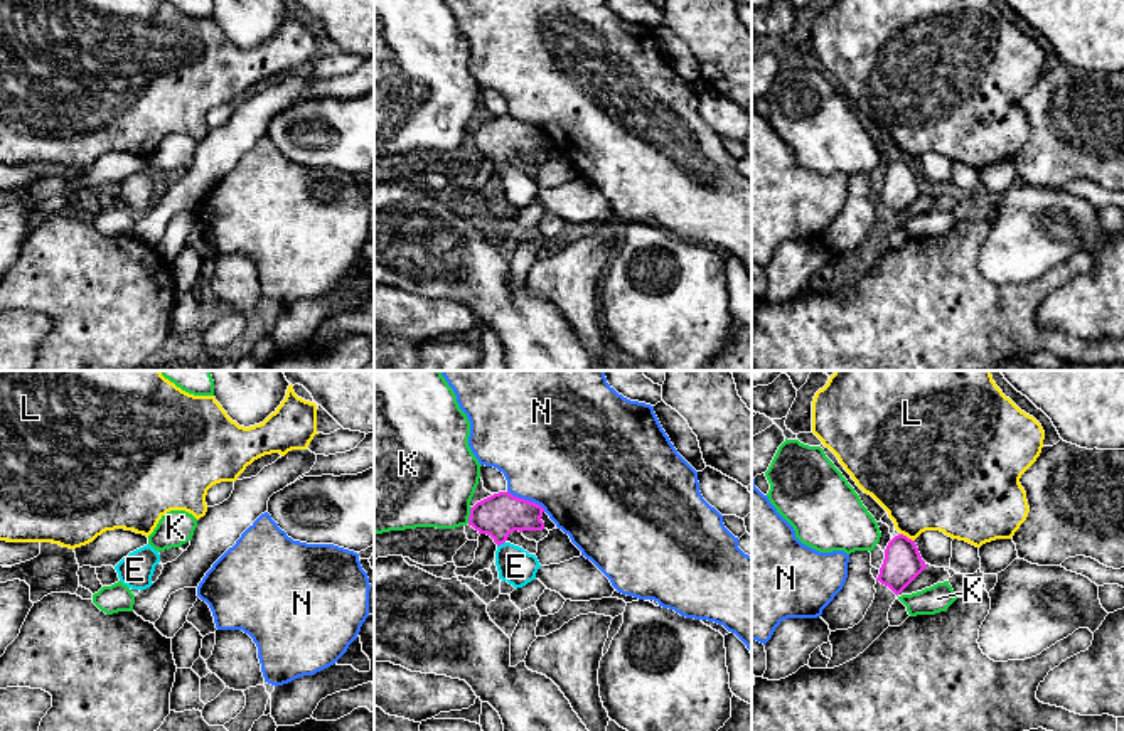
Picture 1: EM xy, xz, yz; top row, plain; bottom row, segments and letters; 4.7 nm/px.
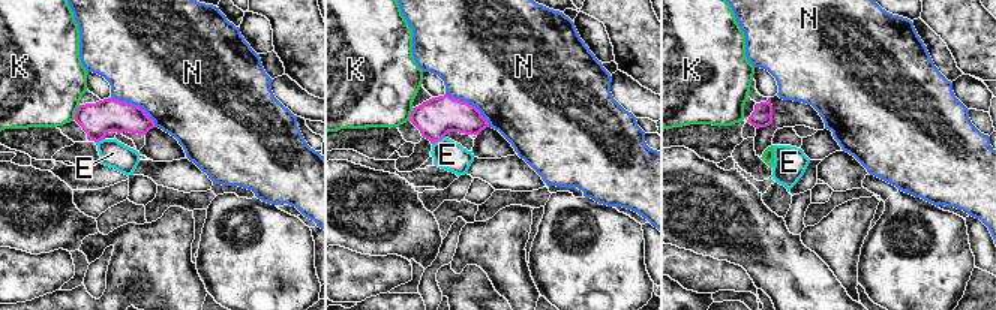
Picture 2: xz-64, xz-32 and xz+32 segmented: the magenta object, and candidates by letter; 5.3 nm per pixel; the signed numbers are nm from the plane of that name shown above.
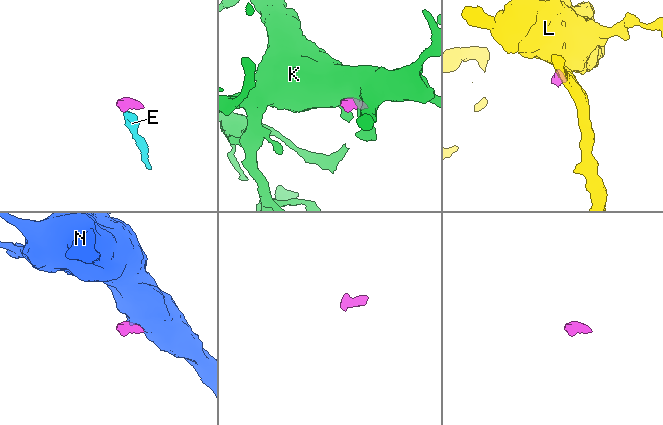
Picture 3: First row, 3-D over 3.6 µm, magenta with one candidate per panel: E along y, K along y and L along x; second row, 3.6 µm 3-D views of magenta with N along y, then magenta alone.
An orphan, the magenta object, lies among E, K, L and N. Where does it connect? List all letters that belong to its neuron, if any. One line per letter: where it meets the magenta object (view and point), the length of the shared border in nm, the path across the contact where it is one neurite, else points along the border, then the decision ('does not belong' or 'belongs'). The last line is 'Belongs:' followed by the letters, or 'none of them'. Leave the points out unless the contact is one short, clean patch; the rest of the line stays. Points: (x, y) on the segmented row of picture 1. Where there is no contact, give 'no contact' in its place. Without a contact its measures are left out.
E: contact xz (501, 543); length 50 nm; way xz (497, 516), (501, 543), (516, 566); belongs
K: contact xz (471, 516); length 80 nm; does not belong
L: contact yz (905, 536); length 80 nm; border yz (900, 533), (914, 541); does not belong
N: contact xz (526, 501); length 200 nm; border xz (508, 490), (536, 502), (545, 511); does not belong
Belongs: E

